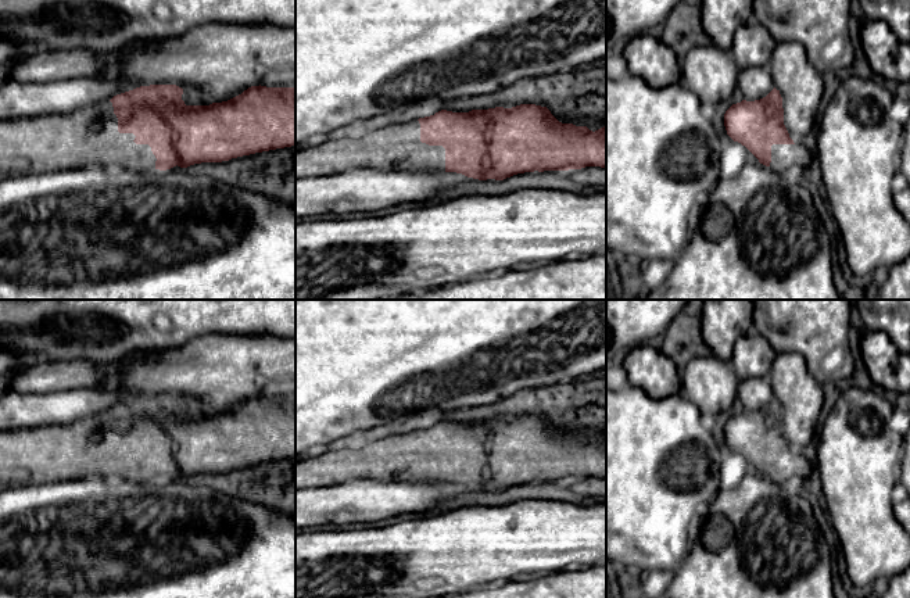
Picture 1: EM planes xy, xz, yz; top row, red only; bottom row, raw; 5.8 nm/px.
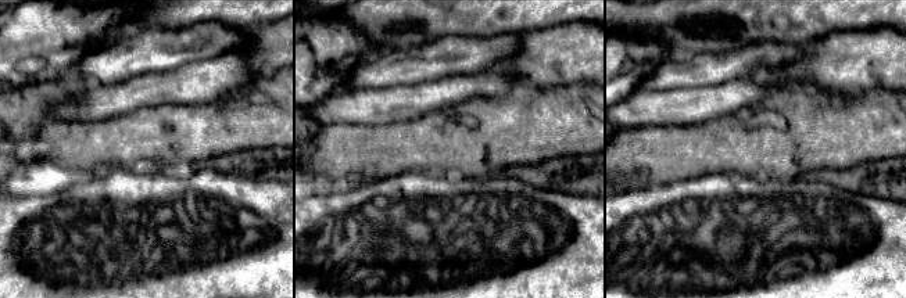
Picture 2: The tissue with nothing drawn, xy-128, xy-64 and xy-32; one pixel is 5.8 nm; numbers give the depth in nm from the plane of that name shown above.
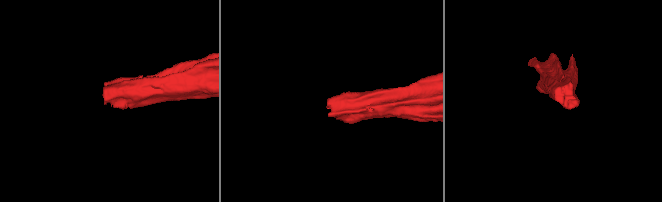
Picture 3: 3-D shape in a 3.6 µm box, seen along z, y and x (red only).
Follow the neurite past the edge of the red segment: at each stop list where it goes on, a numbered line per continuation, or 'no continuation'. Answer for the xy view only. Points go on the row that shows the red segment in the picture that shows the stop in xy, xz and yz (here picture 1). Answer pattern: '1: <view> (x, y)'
1: xy (89, 136)

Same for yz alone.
1: yz (783, 156)

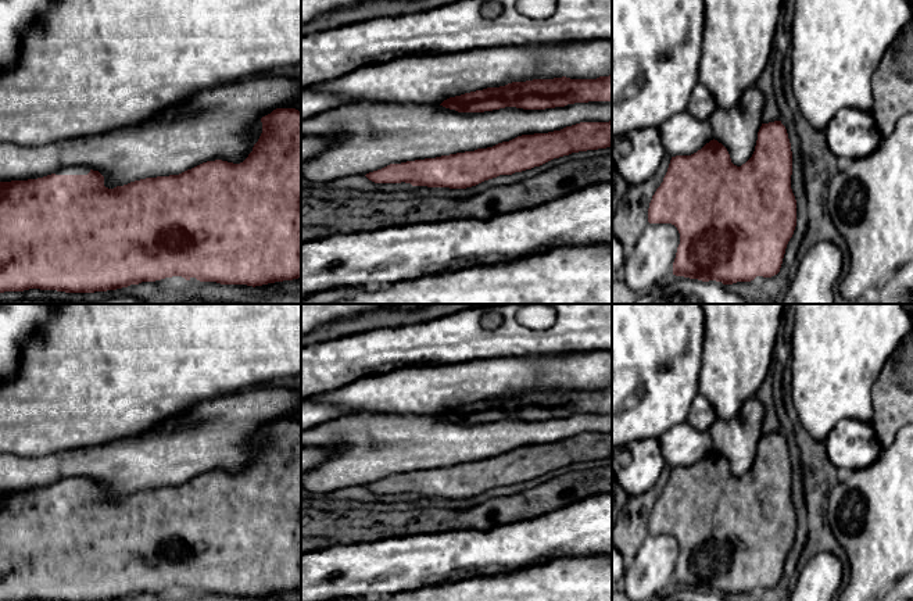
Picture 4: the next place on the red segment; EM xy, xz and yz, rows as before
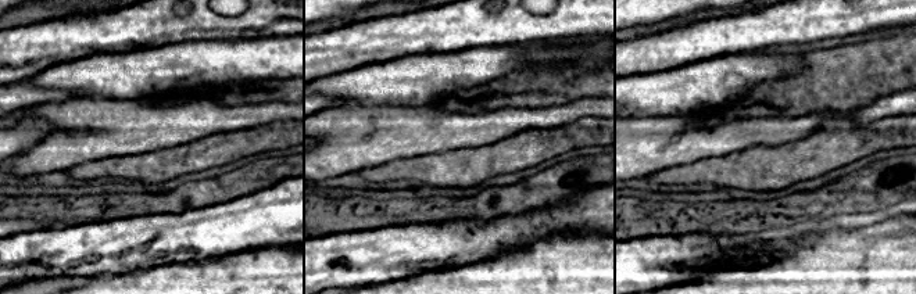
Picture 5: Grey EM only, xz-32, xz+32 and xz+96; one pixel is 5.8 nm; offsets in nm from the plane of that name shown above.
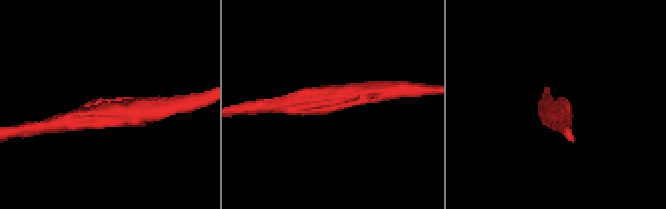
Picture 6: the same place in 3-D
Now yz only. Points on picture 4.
no continuation

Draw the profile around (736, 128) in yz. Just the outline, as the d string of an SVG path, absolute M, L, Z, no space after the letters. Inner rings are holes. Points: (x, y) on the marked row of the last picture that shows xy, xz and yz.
M752 86L744 92L738 104L731 108L716 108L709 118L713 139L722 143L737 167L745 164L753 154L758 132L762 126L765 96Z

